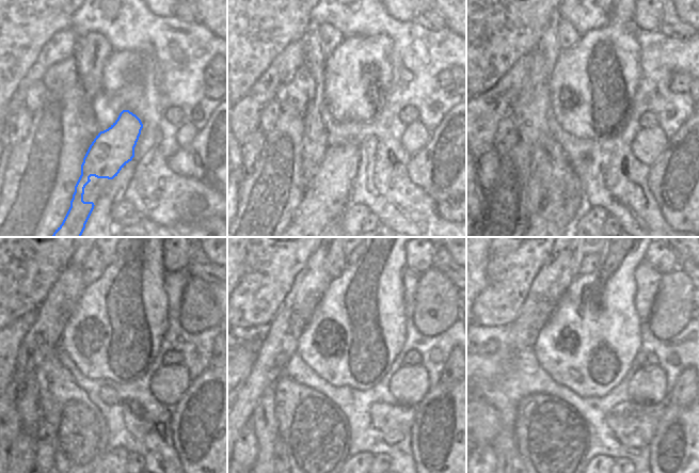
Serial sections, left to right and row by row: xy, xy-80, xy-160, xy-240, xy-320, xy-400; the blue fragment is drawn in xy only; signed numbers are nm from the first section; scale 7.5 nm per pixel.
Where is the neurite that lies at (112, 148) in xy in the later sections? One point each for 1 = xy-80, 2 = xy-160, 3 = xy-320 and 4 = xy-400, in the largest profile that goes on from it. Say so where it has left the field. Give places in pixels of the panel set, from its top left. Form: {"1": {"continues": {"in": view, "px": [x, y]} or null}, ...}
{"1": {"continues": {"in": "xy-80", "px": [313, 215]}}, "2": {"continues": {"in": "xy-160", "px": [569, 213]}}, "3": {"continues": null}, "4": {"continues": null}}

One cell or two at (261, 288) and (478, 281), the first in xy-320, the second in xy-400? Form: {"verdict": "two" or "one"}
{"verdict": "two"}

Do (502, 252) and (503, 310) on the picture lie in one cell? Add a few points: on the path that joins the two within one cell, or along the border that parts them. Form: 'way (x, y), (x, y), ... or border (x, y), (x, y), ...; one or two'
way (503, 266), (503, 296); one

